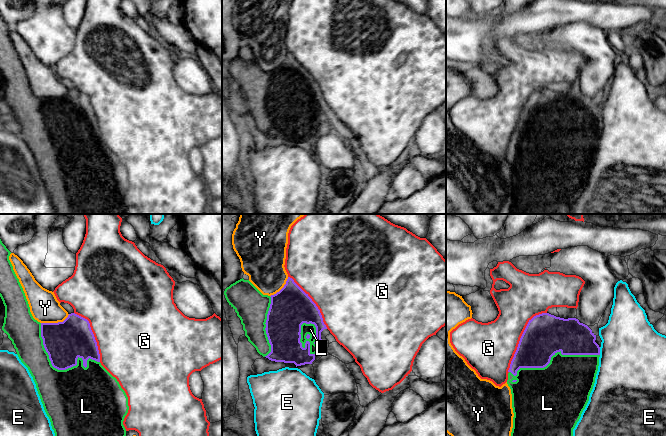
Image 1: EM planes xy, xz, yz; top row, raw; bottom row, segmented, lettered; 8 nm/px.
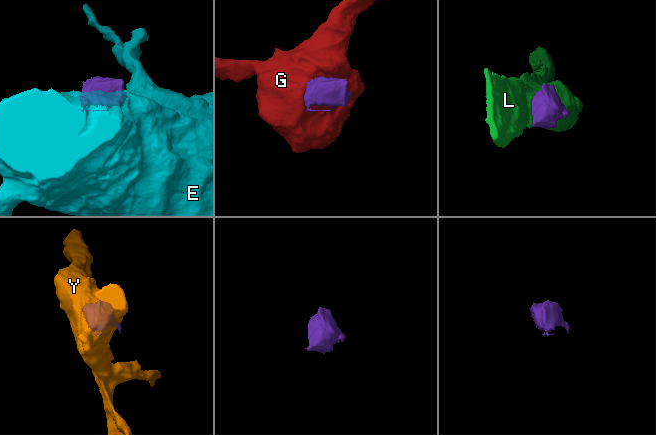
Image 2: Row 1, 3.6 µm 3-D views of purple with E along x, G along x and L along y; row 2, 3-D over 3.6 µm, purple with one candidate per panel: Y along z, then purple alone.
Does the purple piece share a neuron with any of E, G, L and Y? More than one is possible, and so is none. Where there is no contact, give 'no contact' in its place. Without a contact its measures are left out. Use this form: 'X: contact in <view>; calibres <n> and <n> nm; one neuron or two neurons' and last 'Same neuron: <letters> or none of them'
E: contact in yz; calibres 280 and 500 nm; two neurons
G: contact in yz; calibres 340 and 380 nm; two neurons
L: contact in xy; calibres 320 and 480 nm; one neuron
Y: contact in xy; calibres 320 and 240 nm; two neurons
Same neuron: L

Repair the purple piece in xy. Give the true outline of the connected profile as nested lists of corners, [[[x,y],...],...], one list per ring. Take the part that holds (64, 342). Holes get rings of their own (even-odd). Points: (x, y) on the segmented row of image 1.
[[[0,239],[0,297],[5,306],[5,317],[2,330],[8,335],[12,341],[17,355],[21,362],[28,368],[33,380],[36,384],[38,394],[43,404],[44,410],[50,419],[52,429],[55,436],[126,436],[126,429],[123,425],[125,416],[128,413],[128,397],[125,391],[121,388],[119,382],[113,377],[100,363],[100,354],[95,340],[94,334],[91,330],[90,323],[87,319],[71,313],[63,322],[58,323],[40,323],[35,320],[30,312],[30,307],[26,299],[23,288],[17,278],[13,266],[9,260],[11,252],[6,248]]]

